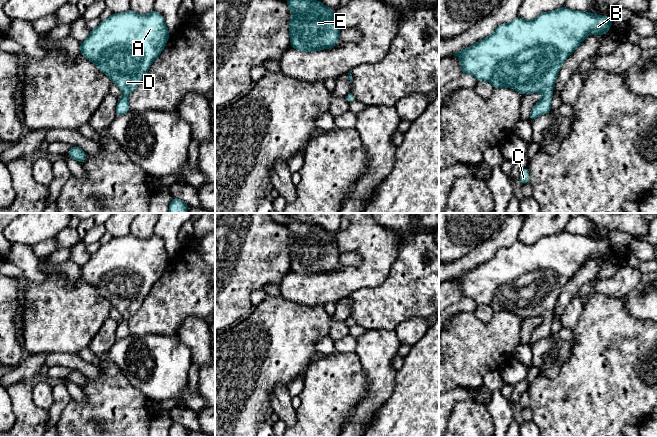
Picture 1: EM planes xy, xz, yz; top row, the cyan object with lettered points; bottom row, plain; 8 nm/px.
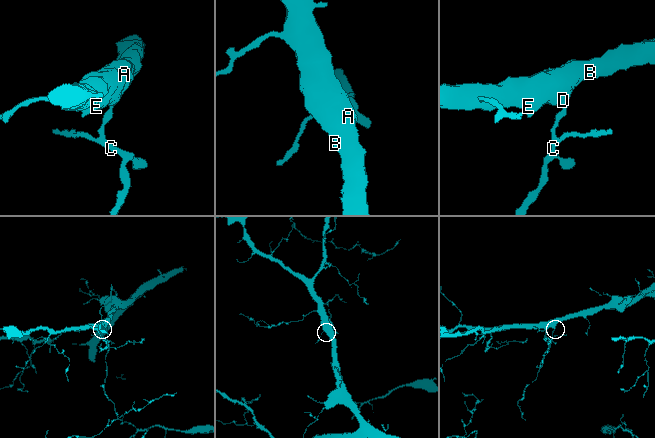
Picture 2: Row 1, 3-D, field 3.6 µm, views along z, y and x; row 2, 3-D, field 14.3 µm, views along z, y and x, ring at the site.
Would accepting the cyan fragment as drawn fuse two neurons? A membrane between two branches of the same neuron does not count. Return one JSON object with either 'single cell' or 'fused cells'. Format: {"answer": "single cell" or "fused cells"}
{"answer": "single cell"}

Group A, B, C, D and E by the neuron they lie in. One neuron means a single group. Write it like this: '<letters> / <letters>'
A B C D E

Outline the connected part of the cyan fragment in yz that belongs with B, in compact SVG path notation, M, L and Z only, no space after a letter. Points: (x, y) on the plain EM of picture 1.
M561 231L543 236L533 244L520 241L500 248L495 255L472 270L453 277L461 285L462 298L473 299L478 306L489 305L493 312L508 311L521 318L539 316L543 322L534 329L529 345L551 335L553 311L563 286L587 262L589 257L603 259L612 249L608 240L599 240L589 235L574 235Z

